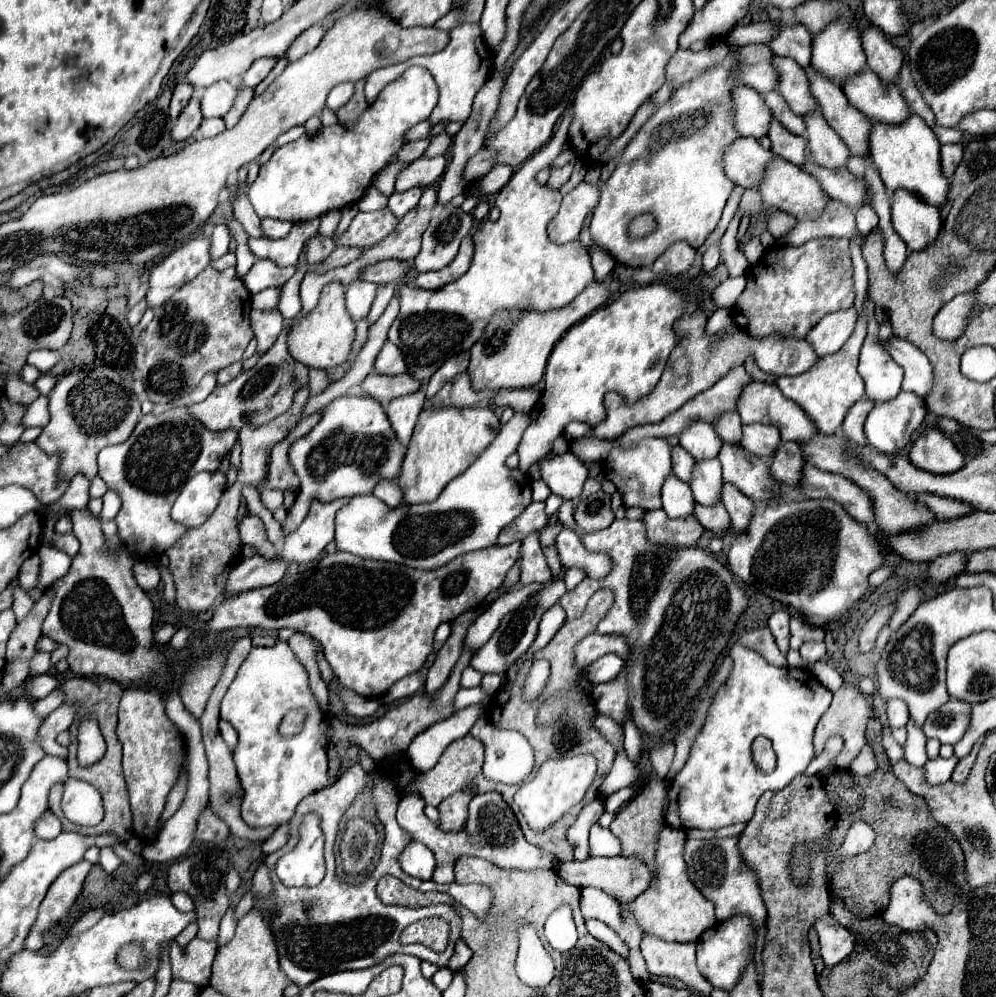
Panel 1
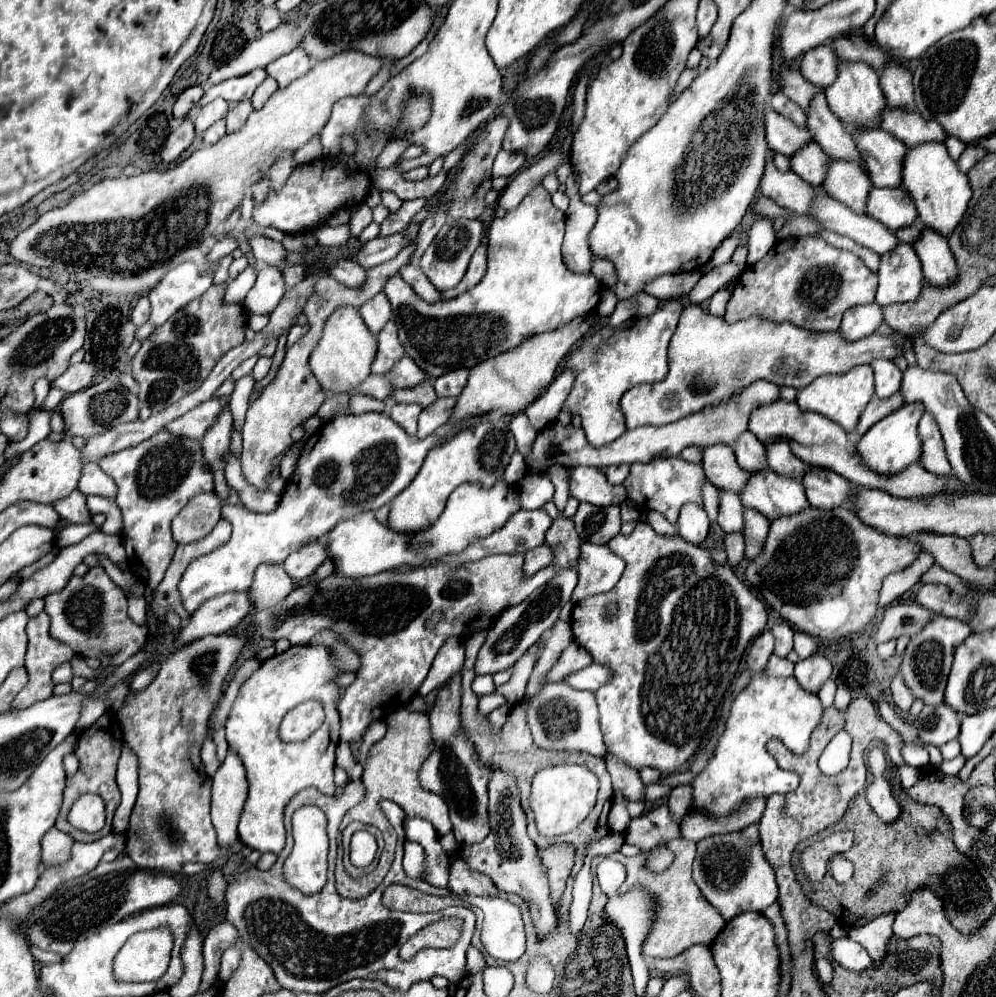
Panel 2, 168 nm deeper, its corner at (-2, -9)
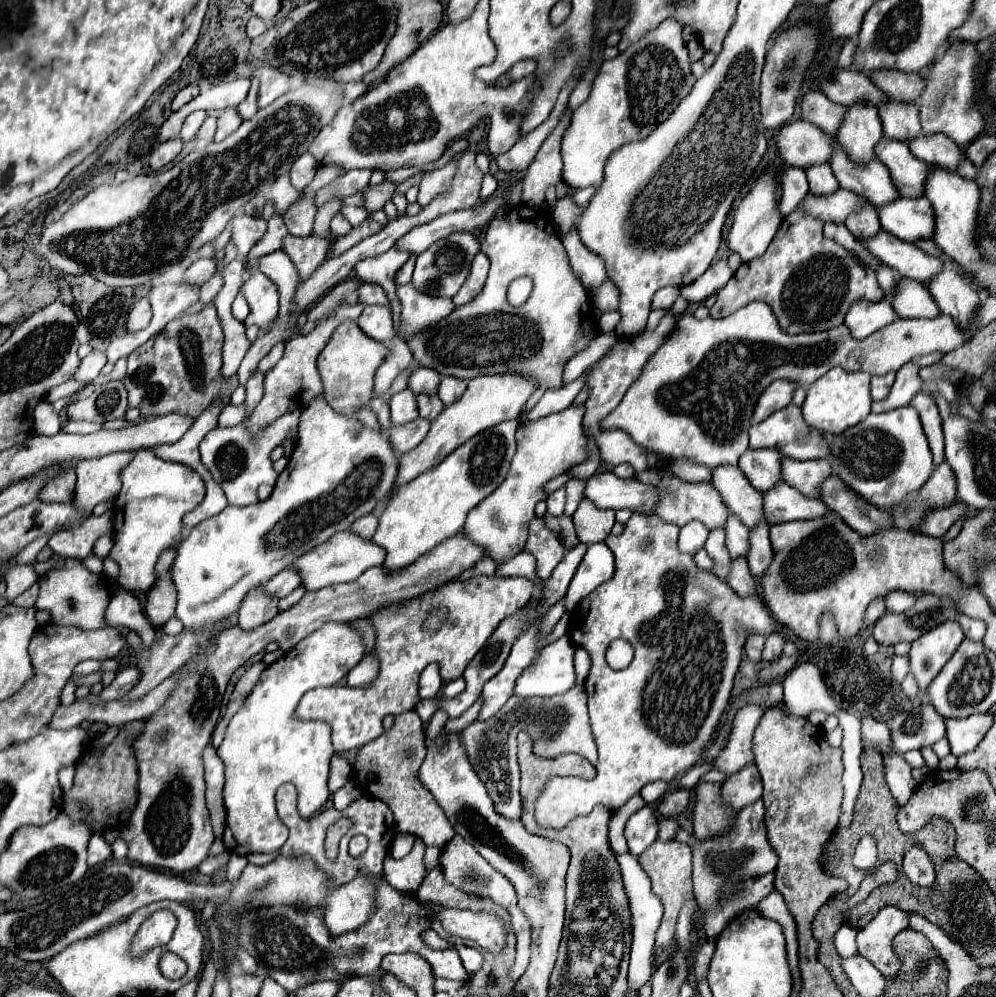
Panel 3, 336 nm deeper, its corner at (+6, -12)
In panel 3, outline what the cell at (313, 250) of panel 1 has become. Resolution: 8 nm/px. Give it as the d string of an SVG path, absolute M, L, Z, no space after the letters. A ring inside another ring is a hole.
M362 282L358 284L358 298L362 304L386 304L386 296L382 292L382 288L378 288L378 284L370 284L370 282Z

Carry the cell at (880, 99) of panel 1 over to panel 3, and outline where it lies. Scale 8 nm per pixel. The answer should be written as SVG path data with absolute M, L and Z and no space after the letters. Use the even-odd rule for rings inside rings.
M918 134L914 140L908 140L906 144L910 152L922 162L938 164L942 168L948 168L950 172L954 172L962 156L962 150L944 134L928 134L928 136Z

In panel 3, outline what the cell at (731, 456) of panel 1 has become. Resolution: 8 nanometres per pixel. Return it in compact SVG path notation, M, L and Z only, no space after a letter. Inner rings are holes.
M776 482L770 490L762 492L764 498L764 518L768 524L780 524L790 520L806 520L814 516L824 516L828 508L820 504L818 498L808 498L798 490L790 488L786 482Z

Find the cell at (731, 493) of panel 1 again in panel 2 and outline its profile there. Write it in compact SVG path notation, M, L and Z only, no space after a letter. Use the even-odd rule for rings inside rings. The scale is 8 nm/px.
M754 509L744 511L744 539L746 539L746 559L752 561L766 543L766 533L770 529L770 521Z

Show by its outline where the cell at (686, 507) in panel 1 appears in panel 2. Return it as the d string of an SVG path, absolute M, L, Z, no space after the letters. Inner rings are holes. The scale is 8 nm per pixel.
M684 505L680 511L680 519L678 519L678 533L684 537L684 541L692 543L692 545L702 545L710 523L706 517L706 511L700 505Z

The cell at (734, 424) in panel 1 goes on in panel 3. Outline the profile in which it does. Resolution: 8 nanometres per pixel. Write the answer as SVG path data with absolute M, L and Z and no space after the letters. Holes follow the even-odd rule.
M748 448L738 460L738 468L746 474L756 490L766 492L780 480L780 452Z

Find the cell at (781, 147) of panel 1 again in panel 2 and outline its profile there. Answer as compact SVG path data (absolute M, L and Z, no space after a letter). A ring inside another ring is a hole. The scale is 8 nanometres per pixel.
M810 143L806 147L802 147L792 159L792 171L798 173L804 181L812 183L812 185L822 185L822 181L826 179L826 153L822 151L822 147L818 143Z

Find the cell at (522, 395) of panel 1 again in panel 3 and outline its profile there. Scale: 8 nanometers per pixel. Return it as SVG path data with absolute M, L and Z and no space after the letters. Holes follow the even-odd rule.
M320 396L314 404L302 410L302 428L288 466L278 476L278 482L268 500L254 506L226 506L220 514L200 522L180 542L176 564L172 564L172 580L176 572L176 618L188 630L216 624L240 608L242 596L256 586L262 586L270 576L288 568L296 558L326 542L332 534L350 528L358 518L370 514L380 502L390 496L398 476L398 458L388 436L378 428L364 426L356 418L334 412Z

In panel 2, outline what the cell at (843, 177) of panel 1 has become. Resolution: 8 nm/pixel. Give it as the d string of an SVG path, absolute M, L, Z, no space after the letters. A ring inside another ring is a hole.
M872 189L868 197L868 215L878 219L890 229L904 229L906 225L914 225L918 213L914 209L914 201L904 189Z

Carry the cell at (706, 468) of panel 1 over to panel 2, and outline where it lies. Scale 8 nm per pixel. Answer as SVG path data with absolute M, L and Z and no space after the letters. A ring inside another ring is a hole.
M720 493L718 525L726 533L742 533L742 511L746 511L746 507L740 503L740 497L736 493Z

